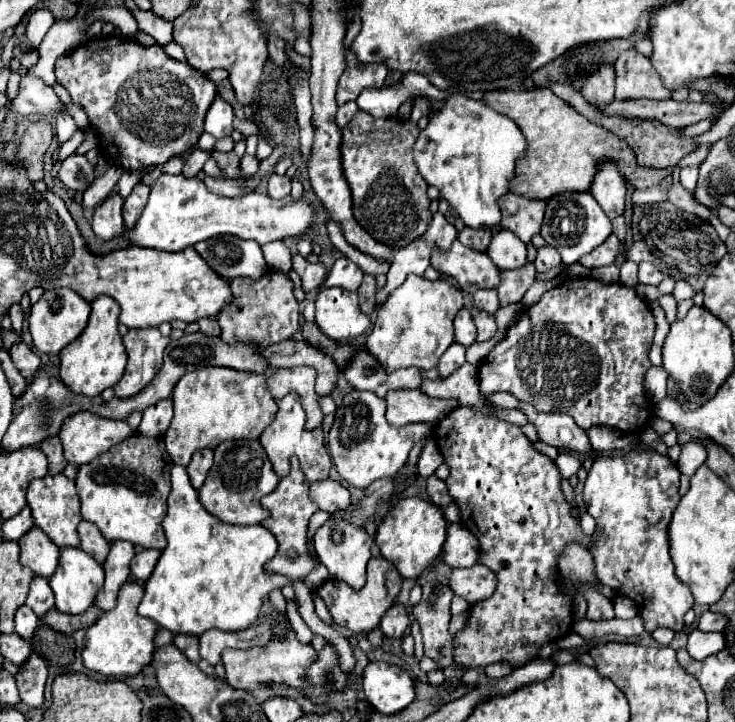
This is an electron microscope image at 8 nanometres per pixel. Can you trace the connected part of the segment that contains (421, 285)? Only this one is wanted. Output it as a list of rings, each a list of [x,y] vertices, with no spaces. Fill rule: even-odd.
[[[407,276],[407,280],[379,308],[365,348],[387,372],[409,366],[429,370],[437,366],[441,354],[451,346],[453,318],[461,306],[461,290],[449,280],[429,282],[421,276]]]

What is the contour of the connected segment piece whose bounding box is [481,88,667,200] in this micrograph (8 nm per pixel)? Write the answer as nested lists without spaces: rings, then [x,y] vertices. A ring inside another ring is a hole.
[[[535,88],[535,90],[531,90],[531,92],[527,92],[527,90],[521,90],[521,92],[501,92],[501,90],[497,90],[497,92],[485,92],[485,96],[481,98],[481,102],[485,102],[489,108],[493,108],[493,110],[497,110],[497,112],[501,112],[501,114],[505,114],[505,116],[509,116],[509,118],[513,118],[513,122],[521,128],[521,132],[523,132],[523,136],[525,136],[525,140],[527,140],[527,150],[525,150],[525,156],[517,162],[517,176],[513,176],[513,184],[509,184],[509,190],[511,192],[515,192],[515,194],[521,194],[521,196],[527,196],[527,198],[539,198],[539,200],[549,200],[551,196],[555,196],[555,194],[561,194],[561,192],[583,192],[583,190],[589,190],[589,184],[591,184],[591,180],[593,180],[593,176],[595,176],[595,166],[597,166],[597,160],[605,160],[605,158],[611,158],[611,160],[617,160],[617,164],[621,166],[621,172],[623,172],[623,176],[627,178],[627,180],[631,180],[635,186],[641,186],[641,188],[649,188],[649,186],[653,186],[653,184],[657,184],[665,174],[667,174],[667,170],[661,170],[661,172],[657,172],[657,170],[645,170],[645,168],[639,168],[637,164],[635,164],[635,156],[633,156],[633,150],[629,148],[629,144],[627,144],[627,148],[625,148],[625,140],[619,140],[619,136],[615,136],[613,132],[609,132],[609,130],[605,130],[605,128],[601,128],[601,126],[597,126],[597,124],[591,124],[585,116],[581,116],[573,106],[569,106],[565,100],[561,100],[559,96],[555,96],[549,88]]]

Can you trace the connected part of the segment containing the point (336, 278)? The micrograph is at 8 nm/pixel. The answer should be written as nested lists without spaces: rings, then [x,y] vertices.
[[[341,256],[339,260],[335,260],[335,264],[333,264],[331,272],[329,272],[327,286],[339,286],[339,288],[345,288],[345,290],[357,290],[363,276],[365,276],[363,270],[355,262]]]

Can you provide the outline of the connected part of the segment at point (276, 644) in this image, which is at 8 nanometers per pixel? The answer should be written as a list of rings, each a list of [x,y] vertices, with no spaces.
[[[291,628],[289,632],[285,632],[285,636],[281,636],[281,640],[269,640],[269,644],[265,644],[265,648],[249,648],[249,650],[225,650],[223,652],[223,666],[227,672],[227,682],[233,688],[239,690],[255,690],[255,688],[263,688],[271,682],[287,682],[293,688],[301,688],[305,690],[305,694],[321,704],[325,702],[325,696],[329,692],[329,684],[325,688],[311,688],[303,682],[303,672],[307,670],[307,666],[315,660],[317,652],[311,644],[301,644],[295,636],[295,630]]]

